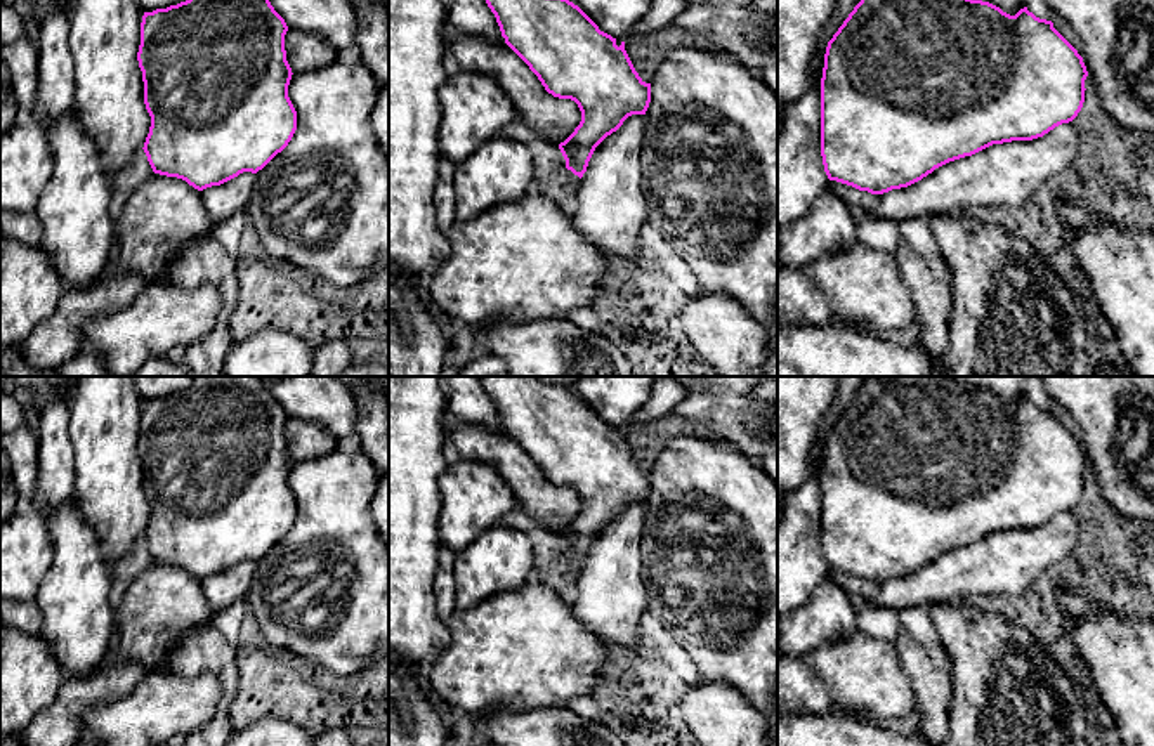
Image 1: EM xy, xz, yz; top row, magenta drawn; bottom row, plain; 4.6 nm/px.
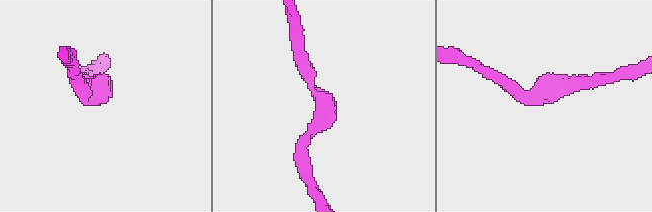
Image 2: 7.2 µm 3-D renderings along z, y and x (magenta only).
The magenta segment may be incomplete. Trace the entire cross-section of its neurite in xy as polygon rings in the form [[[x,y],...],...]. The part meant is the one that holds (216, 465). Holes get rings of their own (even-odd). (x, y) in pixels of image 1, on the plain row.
[[[194,376],[186,390],[142,404],[137,449],[151,505],[142,538],[154,562],[182,567],[198,578],[217,611],[246,599],[255,562],[288,534],[297,519],[297,500],[288,486],[293,461],[286,449],[286,420],[285,408],[259,376]]]

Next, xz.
[[[479,376],[496,406],[505,432],[529,455],[548,482],[571,488],[581,500],[574,520],[559,533],[566,557],[578,564],[574,618],[609,651],[635,649],[647,592],[640,559],[651,472],[635,460],[625,430],[613,427],[576,394],[574,387],[547,385],[536,376]]]

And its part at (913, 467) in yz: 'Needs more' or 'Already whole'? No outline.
Needs more

